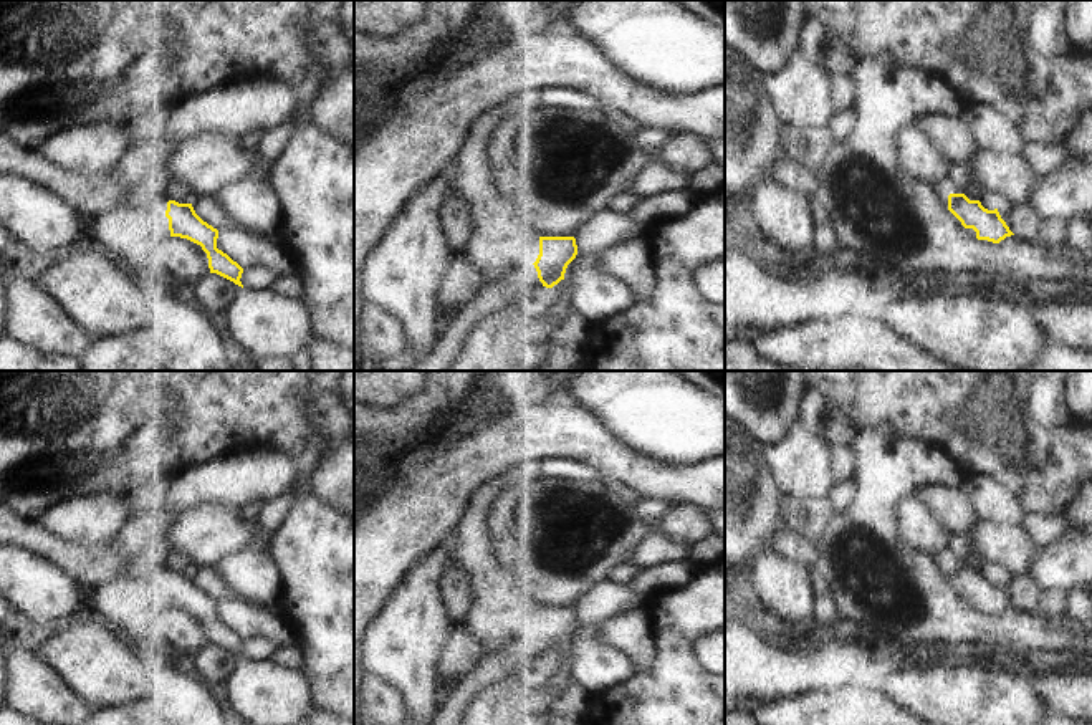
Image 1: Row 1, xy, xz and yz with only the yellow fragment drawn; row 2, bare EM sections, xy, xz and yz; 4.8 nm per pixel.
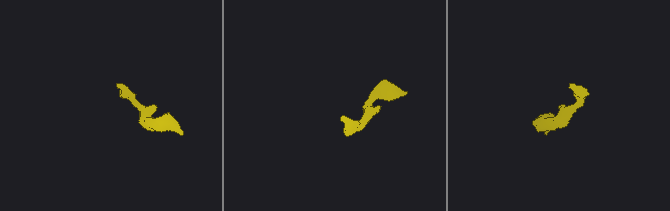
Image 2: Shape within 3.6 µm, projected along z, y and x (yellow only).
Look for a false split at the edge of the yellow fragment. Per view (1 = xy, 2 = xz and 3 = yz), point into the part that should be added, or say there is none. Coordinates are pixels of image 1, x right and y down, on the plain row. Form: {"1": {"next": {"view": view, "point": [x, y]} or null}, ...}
{"1": {"next": {"view": "xy", "point": [136, 609]}}, "2": {"next": {"view": "xz", "point": [498, 614]}}, "3": {"next": {"view": "yz", "point": [970, 603]}}}

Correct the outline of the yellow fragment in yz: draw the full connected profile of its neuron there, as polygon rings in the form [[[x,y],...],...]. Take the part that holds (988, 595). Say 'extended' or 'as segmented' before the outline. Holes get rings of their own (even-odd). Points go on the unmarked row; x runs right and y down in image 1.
extended; [[[950,564],[948,581],[961,593],[970,609],[999,614],[1014,606],[998,579],[988,581],[979,571],[970,571],[965,564]]]

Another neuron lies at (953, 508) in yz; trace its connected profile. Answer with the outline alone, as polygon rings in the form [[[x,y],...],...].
[[[928,485],[920,490],[918,497],[940,518],[950,535],[973,538],[975,530],[981,525],[971,500],[960,488]]]

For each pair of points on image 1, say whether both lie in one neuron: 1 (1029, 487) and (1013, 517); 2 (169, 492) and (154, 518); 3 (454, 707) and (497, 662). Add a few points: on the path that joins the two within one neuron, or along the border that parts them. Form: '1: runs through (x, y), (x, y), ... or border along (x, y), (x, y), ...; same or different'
1: border along (991, 477), (1020, 500), (1023, 510), (1036, 523); different
2: border along (181, 513), (169, 507), (146, 507), (129, 517); different
3: runs through (464, 696), (485, 674); same

